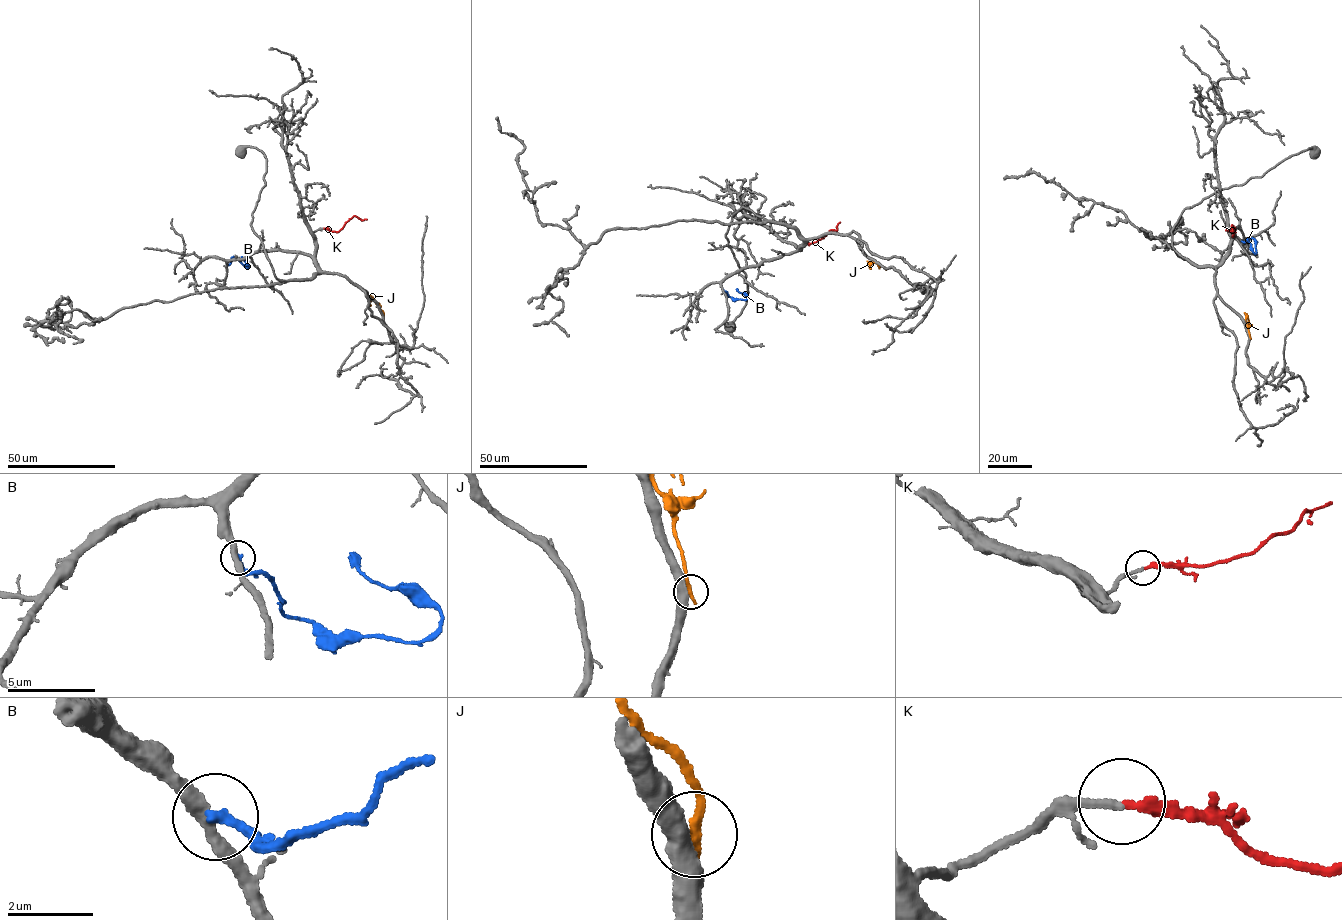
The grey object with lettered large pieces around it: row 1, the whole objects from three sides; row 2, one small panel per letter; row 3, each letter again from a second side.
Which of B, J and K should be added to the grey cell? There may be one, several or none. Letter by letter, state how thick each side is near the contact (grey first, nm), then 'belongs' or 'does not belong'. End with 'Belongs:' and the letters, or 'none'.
B: calibres 320 and 260 nm; does not belong
J: calibres 480 and 240 nm; does not belong
K: calibres 190 and 190 nm; belongs
Belongs: K

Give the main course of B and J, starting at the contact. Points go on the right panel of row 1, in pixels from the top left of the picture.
B: (1241, 241), (1253, 238), (1255, 253), (1247, 239)
J: (1250, 337), (1246, 318), (1249, 324)

